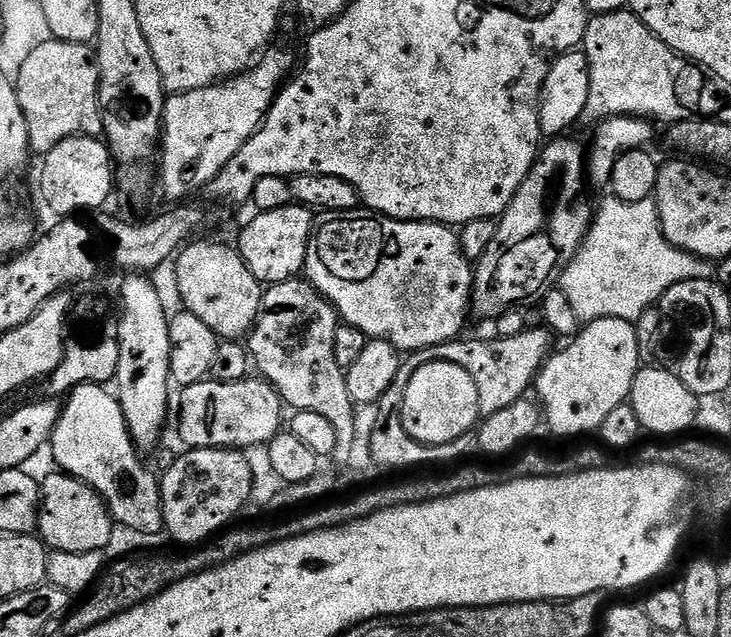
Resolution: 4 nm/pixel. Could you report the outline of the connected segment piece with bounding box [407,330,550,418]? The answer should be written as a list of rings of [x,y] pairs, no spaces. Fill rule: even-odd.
[[[525,330],[516,336],[491,338],[492,340],[464,340],[457,338],[447,340],[444,344],[435,344],[429,348],[419,348],[417,352],[407,353],[412,360],[420,360],[420,364],[431,361],[449,361],[463,366],[474,378],[474,386],[478,386],[480,395],[480,414],[487,418],[498,414],[498,410],[506,410],[515,400],[521,399],[524,392],[533,387],[534,381],[544,367],[550,355],[548,348],[549,333],[544,330],[531,332]]]

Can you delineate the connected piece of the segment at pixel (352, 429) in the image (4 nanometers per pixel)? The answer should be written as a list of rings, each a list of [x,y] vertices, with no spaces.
[[[304,278],[287,280],[263,289],[260,297],[260,313],[256,319],[256,325],[246,337],[246,349],[255,371],[256,368],[260,371],[257,373],[267,380],[287,407],[289,404],[296,412],[322,414],[322,418],[327,418],[330,426],[334,426],[336,448],[332,451],[332,460],[342,466],[348,466],[351,463],[351,448],[358,442],[356,438],[357,409],[348,393],[344,377],[345,369],[340,368],[334,358],[334,334],[337,327],[338,317],[335,308],[317,292],[314,285],[309,284]]]

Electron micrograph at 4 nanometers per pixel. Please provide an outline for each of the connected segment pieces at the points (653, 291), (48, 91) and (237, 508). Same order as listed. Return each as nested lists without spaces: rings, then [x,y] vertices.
[[[607,199],[595,209],[584,243],[558,281],[582,322],[607,316],[634,322],[646,309],[659,305],[670,286],[713,275],[713,261],[683,252],[665,238],[655,199],[633,204]]]
[[[55,38],[42,43],[42,46],[38,46],[23,63],[21,74],[15,85],[18,102],[26,118],[26,130],[30,134],[30,146],[33,153],[43,154],[54,150],[58,142],[71,136],[103,137],[104,123],[98,98],[100,71],[96,65],[96,53],[88,44],[75,44]]]
[[[194,448],[191,450],[181,451],[181,456],[165,470],[164,476],[159,477],[160,482],[160,509],[164,511],[164,532],[172,535],[180,544],[188,544],[184,546],[200,546],[209,538],[215,537],[225,526],[233,523],[232,516],[236,516],[244,508],[244,503],[252,496],[252,464],[247,460],[243,451],[235,448]]]

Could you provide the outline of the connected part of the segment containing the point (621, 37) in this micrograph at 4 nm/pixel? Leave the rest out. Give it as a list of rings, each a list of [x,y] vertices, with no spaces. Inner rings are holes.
[[[630,10],[611,12],[610,14],[602,14],[601,16],[592,16],[588,21],[588,29],[584,32],[582,51],[586,54],[588,65],[590,66],[590,98],[586,102],[586,110],[583,115],[585,121],[592,120],[591,122],[599,122],[604,120],[607,116],[642,116],[644,119],[653,122],[665,120],[665,125],[671,126],[673,124],[681,124],[684,120],[701,119],[703,112],[700,111],[704,108],[703,82],[696,76],[684,76],[684,67],[686,67],[684,57],[678,55],[670,46],[666,46],[666,42],[659,40]]]

